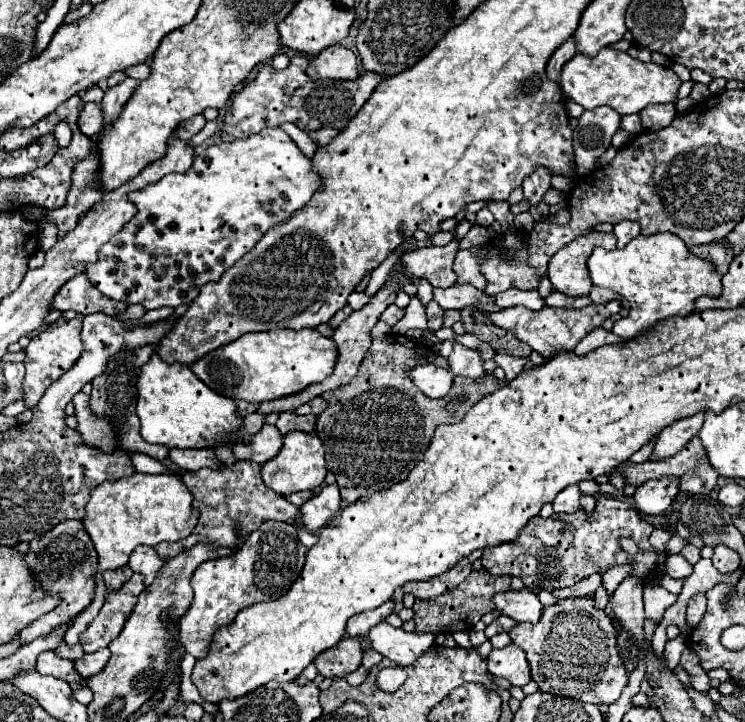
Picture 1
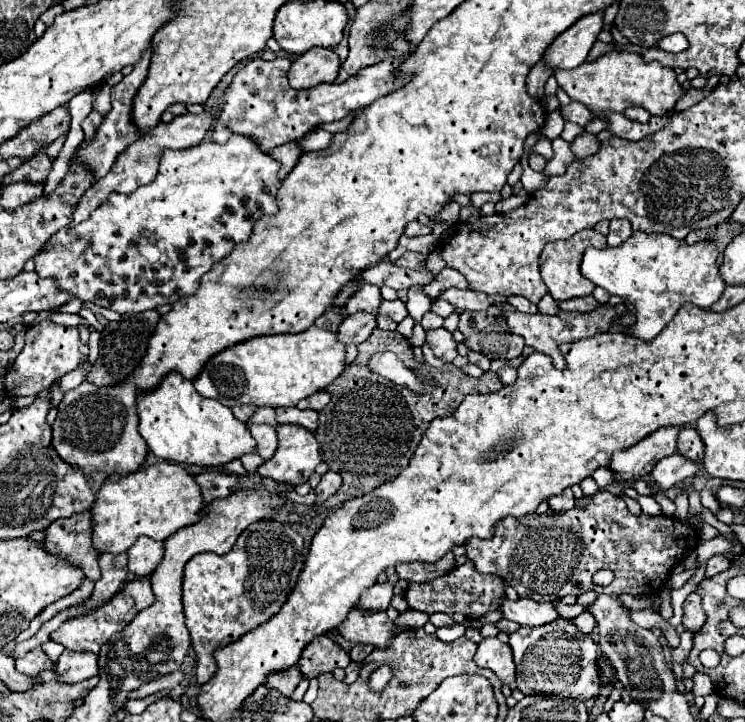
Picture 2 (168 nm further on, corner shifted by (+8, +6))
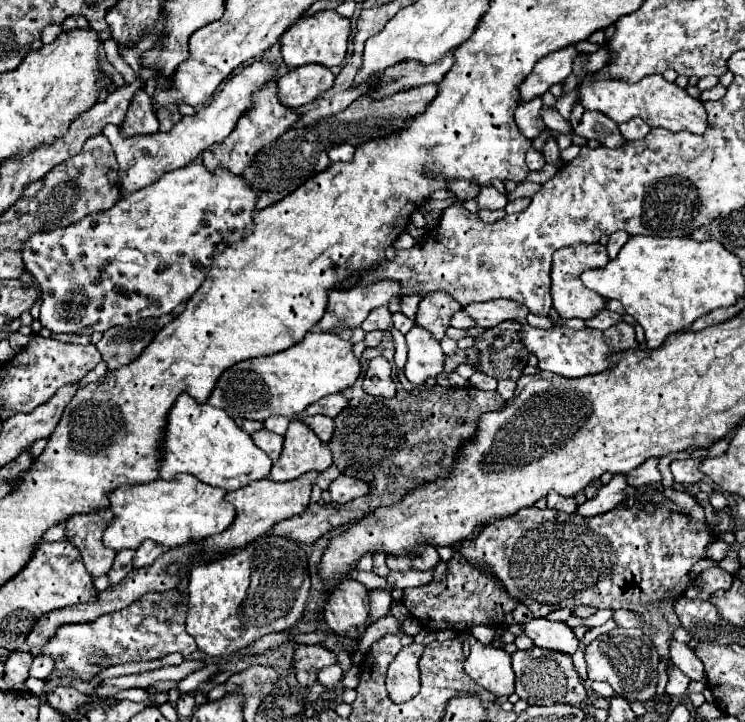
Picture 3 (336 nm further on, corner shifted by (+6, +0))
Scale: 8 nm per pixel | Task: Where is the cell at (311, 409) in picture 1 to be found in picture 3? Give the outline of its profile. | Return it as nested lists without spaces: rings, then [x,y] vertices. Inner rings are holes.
[[[334,394],[334,396],[326,396],[326,398],[310,404],[310,408],[306,408],[306,414],[324,414],[324,416],[334,418],[344,408],[346,408],[346,398],[342,394]]]

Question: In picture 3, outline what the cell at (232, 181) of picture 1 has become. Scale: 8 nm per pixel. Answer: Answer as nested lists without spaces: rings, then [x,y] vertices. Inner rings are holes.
[[[192,162],[184,168],[164,174],[160,180],[156,180],[154,184],[150,184],[138,192],[122,196],[114,204],[114,208],[110,208],[102,214],[90,214],[66,228],[56,228],[52,232],[40,232],[40,234],[30,236],[30,240],[26,240],[26,244],[22,244],[22,262],[42,288],[42,308],[40,308],[40,318],[38,318],[40,324],[44,328],[48,328],[52,334],[80,334],[84,328],[92,328],[94,332],[106,332],[114,326],[122,326],[126,322],[134,322],[140,318],[158,318],[162,314],[170,314],[182,300],[186,300],[200,288],[200,284],[206,280],[206,274],[212,266],[214,256],[224,252],[230,244],[238,242],[242,238],[244,228],[252,226],[254,204],[256,204],[256,192],[240,176],[234,176],[224,168],[218,168],[216,174],[210,174],[202,164]]]

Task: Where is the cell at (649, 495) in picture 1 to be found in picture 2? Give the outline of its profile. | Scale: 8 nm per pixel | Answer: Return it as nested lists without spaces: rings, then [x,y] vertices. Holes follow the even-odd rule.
[[[676,452],[676,454],[668,456],[668,458],[662,458],[654,466],[654,470],[650,472],[650,478],[652,478],[652,484],[654,484],[656,492],[666,492],[676,482],[682,482],[688,476],[694,476],[698,470],[700,470],[700,464],[696,464],[696,462],[680,456]]]

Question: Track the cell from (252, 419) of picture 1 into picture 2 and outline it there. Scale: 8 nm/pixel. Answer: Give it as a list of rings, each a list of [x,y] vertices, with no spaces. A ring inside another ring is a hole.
[[[260,406],[260,408],[256,408],[256,412],[248,420],[248,424],[272,424],[272,426],[276,426],[276,414],[272,408]]]

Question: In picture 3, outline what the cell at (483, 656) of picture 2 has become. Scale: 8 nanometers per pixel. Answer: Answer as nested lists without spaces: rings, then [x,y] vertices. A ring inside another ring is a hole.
[[[472,640],[470,642],[472,652],[466,658],[466,674],[470,678],[492,692],[494,696],[510,696],[514,692],[514,670],[510,664],[510,654],[494,648],[494,646],[482,646],[482,642]]]

